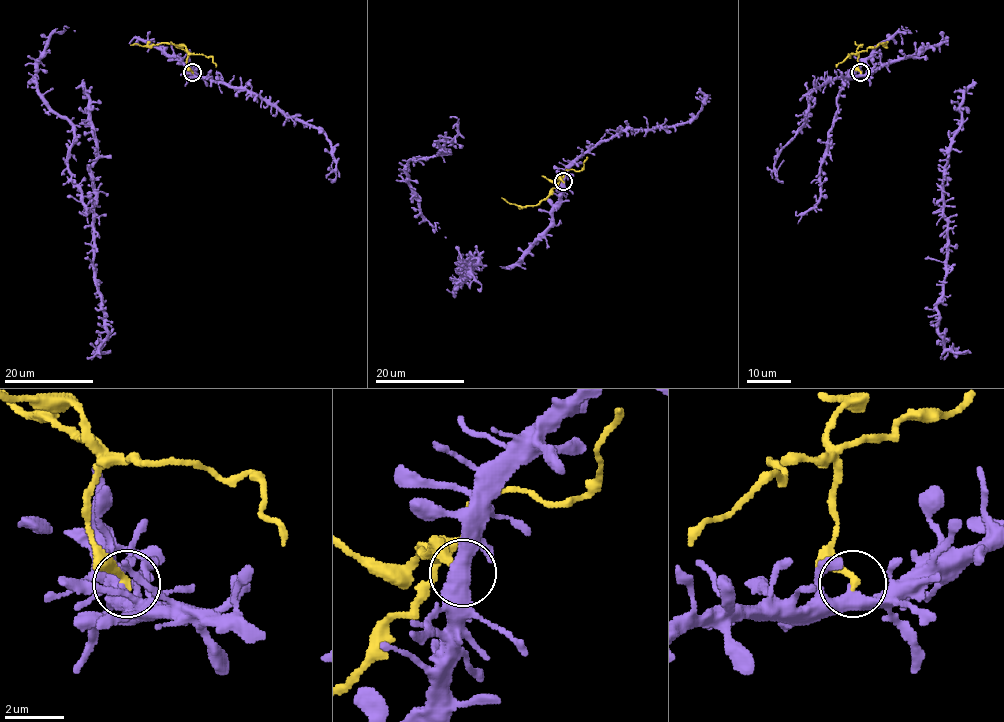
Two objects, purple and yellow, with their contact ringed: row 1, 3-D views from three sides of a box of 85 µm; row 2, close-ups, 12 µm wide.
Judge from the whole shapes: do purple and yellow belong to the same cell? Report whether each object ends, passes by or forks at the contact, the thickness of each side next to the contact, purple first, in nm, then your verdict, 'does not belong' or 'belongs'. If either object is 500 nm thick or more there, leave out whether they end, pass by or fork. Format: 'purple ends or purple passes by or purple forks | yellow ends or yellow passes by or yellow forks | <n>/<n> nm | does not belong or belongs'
purple passes by | yellow ends | 460/260 nm | does not belong

